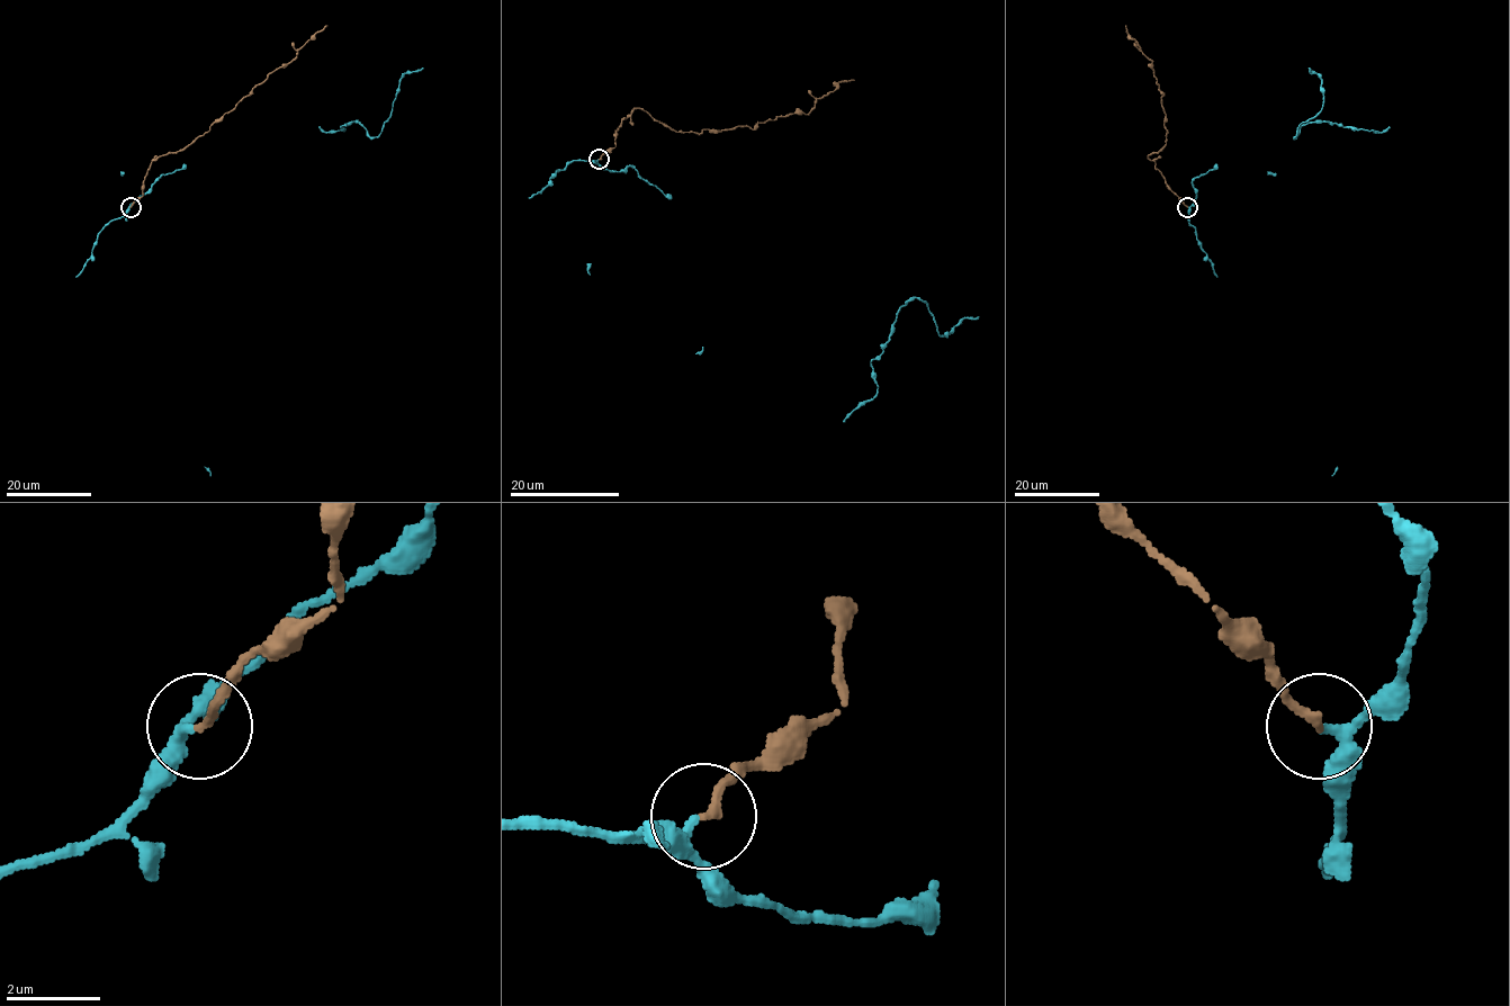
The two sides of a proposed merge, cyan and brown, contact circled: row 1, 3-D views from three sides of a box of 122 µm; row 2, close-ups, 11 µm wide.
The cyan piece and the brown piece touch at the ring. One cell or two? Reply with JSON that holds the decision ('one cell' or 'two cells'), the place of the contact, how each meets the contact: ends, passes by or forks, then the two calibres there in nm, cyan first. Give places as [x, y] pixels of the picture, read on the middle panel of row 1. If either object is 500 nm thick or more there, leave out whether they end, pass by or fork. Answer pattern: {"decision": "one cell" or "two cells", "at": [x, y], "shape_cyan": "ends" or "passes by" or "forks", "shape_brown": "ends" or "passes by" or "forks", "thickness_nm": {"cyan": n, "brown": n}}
{"decision": "one cell", "at": [599, 159], "shape_cyan": "passes by", "shape_brown": "ends", "thickness_nm": {"cyan": 200, "brown": 180}}

